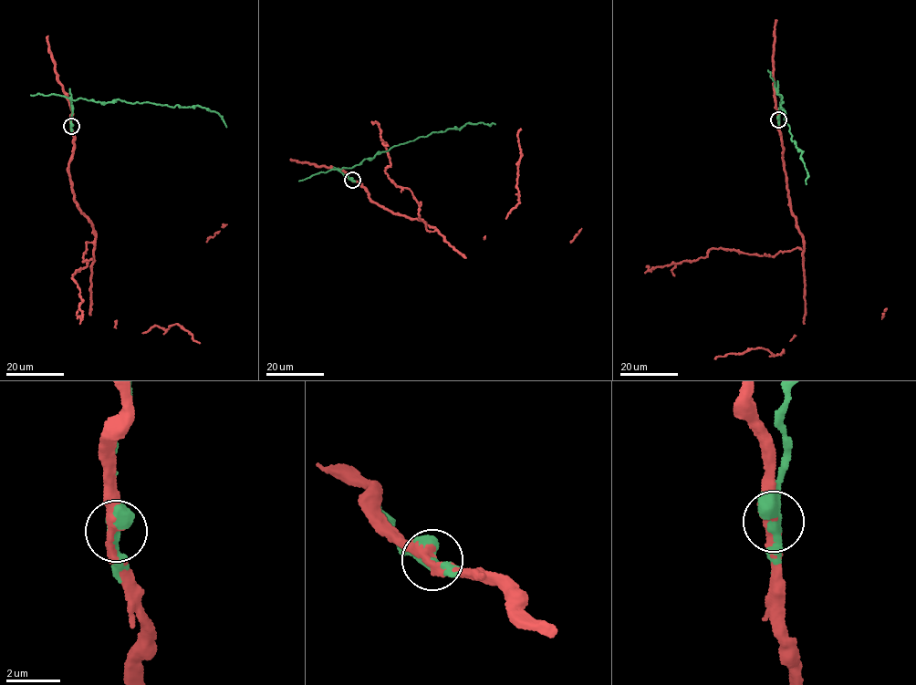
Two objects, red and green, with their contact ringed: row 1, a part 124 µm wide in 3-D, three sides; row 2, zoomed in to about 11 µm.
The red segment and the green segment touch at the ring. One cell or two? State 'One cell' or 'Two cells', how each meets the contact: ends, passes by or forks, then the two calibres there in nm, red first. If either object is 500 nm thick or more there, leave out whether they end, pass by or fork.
Two cells. At the ring red passes by. At the ring green passes by. Thickness 280 nm (red) against 440 nm

